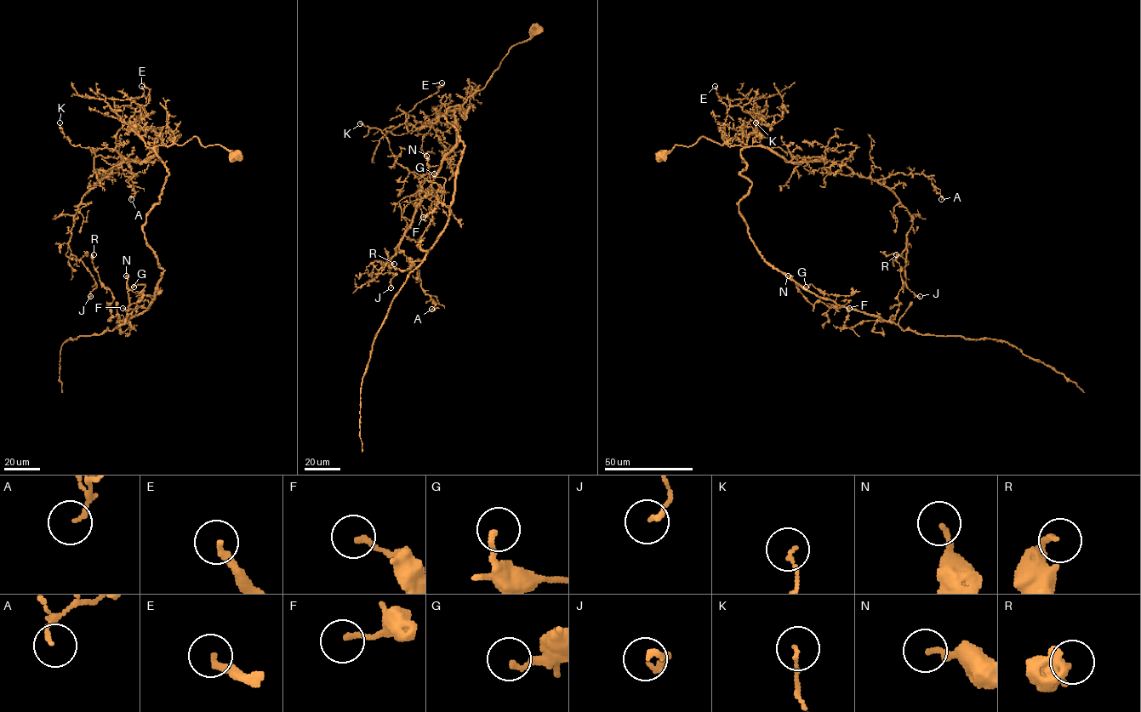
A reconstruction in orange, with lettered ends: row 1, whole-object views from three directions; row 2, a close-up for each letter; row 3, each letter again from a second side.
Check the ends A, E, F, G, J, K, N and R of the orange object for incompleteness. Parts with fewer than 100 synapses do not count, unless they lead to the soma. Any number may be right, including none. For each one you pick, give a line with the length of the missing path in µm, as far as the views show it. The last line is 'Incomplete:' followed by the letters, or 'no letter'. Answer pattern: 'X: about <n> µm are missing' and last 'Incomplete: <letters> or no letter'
Incomplete: no letter

